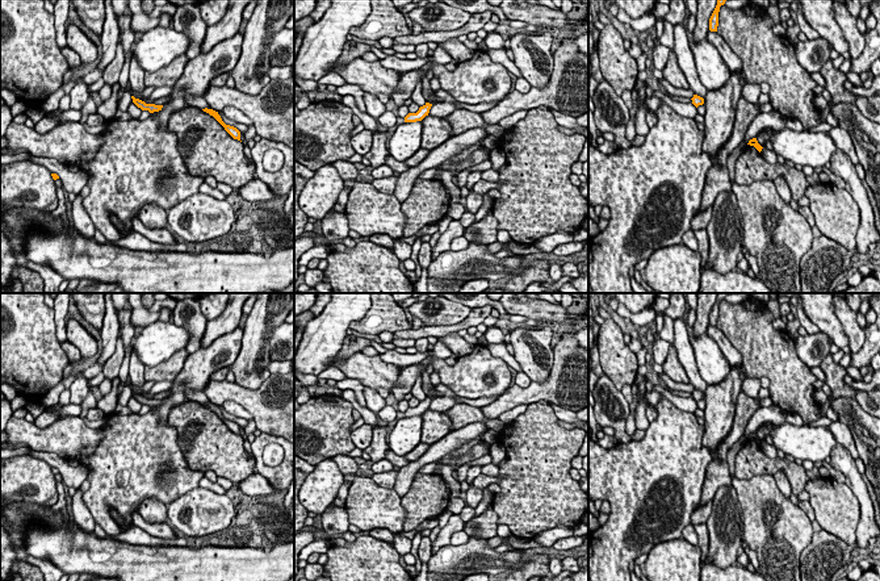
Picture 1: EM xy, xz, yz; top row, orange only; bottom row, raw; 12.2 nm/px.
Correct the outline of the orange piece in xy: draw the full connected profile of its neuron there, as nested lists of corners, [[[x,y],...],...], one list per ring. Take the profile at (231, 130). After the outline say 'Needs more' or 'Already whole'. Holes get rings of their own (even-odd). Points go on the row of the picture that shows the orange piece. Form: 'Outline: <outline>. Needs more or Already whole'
Outline: [[[205,108],[205,109],[202,109],[202,110],[206,112],[206,113],[209,113],[210,116],[213,116],[213,117],[225,128],[225,130],[226,130],[234,139],[240,141],[240,131],[239,131],[236,128],[234,128],[234,126],[226,125],[226,124],[222,121],[222,118],[221,118],[221,116],[218,114],[218,112],[215,112],[215,110],[213,110],[213,109],[208,109],[208,108]]]. Already whole

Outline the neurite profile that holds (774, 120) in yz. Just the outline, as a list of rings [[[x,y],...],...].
[[[775,110],[759,113],[749,125],[743,142],[749,143],[749,141],[757,138],[763,129],[771,128],[774,130],[781,130],[787,128],[787,118],[788,117]]]

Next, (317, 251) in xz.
[[[314,246],[309,251],[306,251],[301,258],[299,258],[299,266],[306,266],[311,259],[326,259],[330,254],[330,248],[327,246]]]

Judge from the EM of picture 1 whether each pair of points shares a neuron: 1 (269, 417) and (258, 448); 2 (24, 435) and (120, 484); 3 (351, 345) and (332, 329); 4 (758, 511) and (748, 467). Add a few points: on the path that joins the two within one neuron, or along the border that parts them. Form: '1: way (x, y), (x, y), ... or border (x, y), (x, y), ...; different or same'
1: border (262, 431), (280, 437); different
2: way (47, 439), (76, 441), (96, 460); same
3: border (347, 335), (342, 348), (327, 366); different
4: border (734, 475), (738, 479), (772, 476); different

